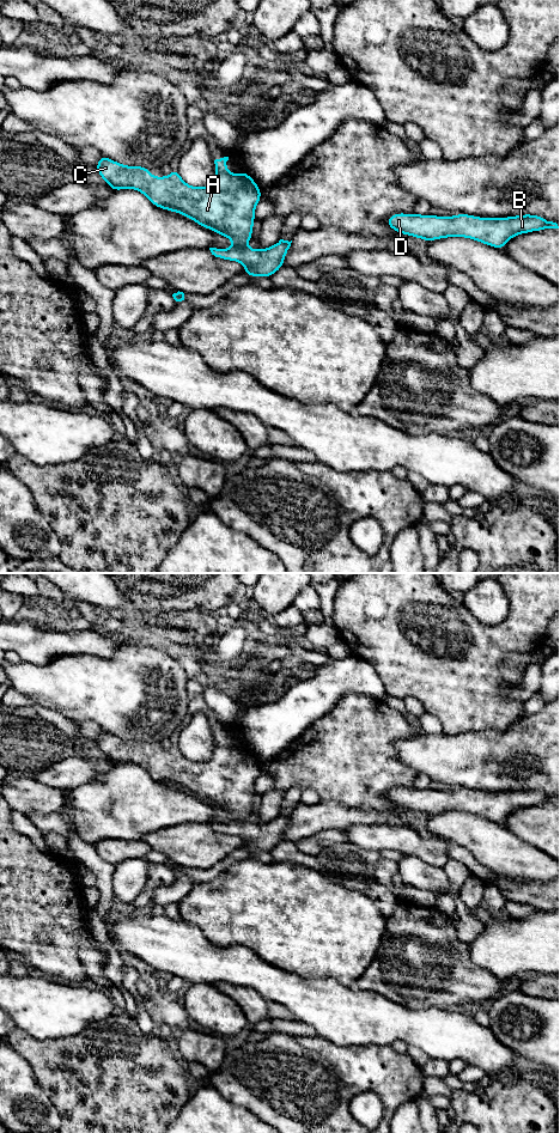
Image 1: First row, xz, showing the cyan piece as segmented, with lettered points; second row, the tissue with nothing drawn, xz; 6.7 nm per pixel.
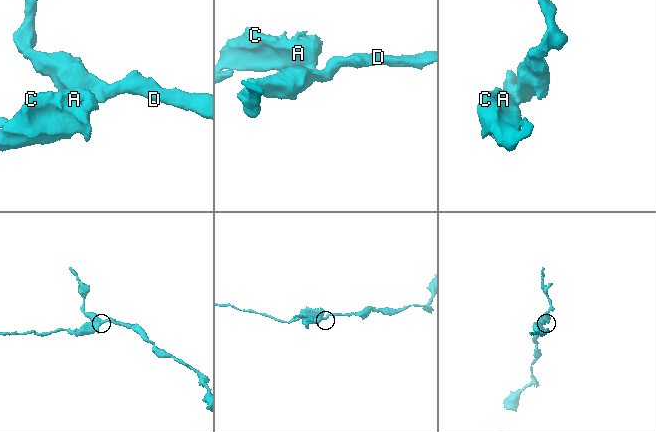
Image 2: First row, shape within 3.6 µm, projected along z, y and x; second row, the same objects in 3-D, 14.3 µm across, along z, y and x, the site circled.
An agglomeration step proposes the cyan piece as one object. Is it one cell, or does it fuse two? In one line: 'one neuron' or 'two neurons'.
two neurons

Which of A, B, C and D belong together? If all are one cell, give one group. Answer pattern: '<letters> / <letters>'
A C / B D

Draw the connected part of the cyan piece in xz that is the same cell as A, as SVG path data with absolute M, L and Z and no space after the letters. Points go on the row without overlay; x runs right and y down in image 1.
M103 729L95 742L114 766L126 762L135 763L147 770L156 781L177 786L200 800L227 811L236 821L244 821L252 812L255 781L261 775L261 762L246 745L232 749L226 743L227 735L229 731L214 735L218 749L205 762L188 760L181 753L177 742L172 742L169 751L158 750L153 753L148 742L122 739Z

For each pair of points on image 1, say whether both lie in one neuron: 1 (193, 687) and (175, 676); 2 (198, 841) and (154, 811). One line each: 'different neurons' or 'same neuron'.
1: different neurons
2: different neurons

